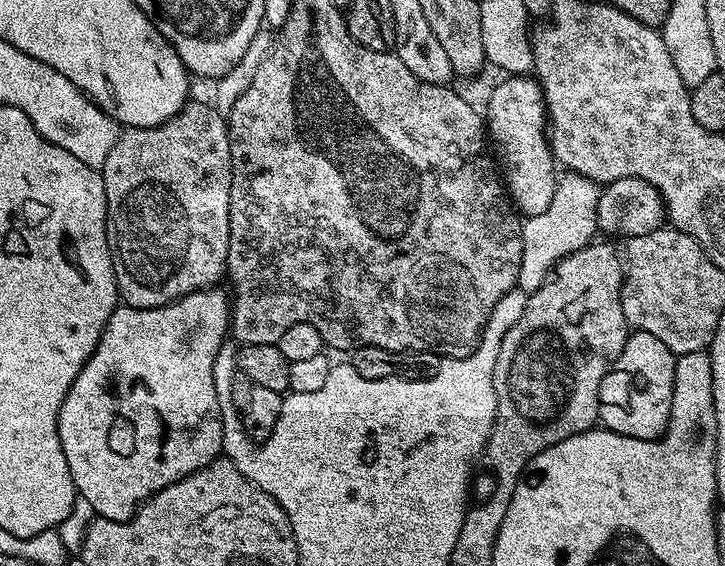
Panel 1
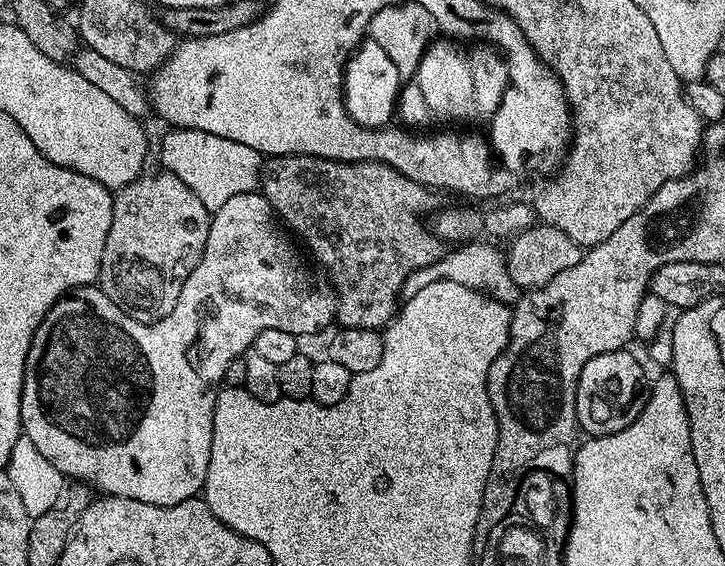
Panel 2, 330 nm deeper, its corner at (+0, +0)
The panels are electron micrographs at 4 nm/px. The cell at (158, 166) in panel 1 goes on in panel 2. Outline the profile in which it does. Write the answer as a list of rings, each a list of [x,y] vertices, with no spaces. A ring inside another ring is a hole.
[[[167,170],[159,171],[154,173],[153,176],[141,174],[134,182],[130,182],[125,188],[121,188],[115,193],[112,201],[110,234],[106,234],[106,246],[102,250],[102,266],[100,267],[98,281],[100,291],[105,292],[110,298],[110,302],[114,302],[126,315],[143,324],[152,324],[155,320],[166,318],[166,314],[170,314],[174,310],[174,302],[178,302],[178,294],[182,294],[182,286],[186,282],[190,270],[194,270],[198,258],[202,258],[206,246],[206,234],[210,230],[210,222],[212,221],[208,208],[202,206],[202,198],[198,198],[198,194],[194,194],[194,190],[190,190],[190,186],[186,186],[186,182],[182,182],[182,178],[178,178]]]

